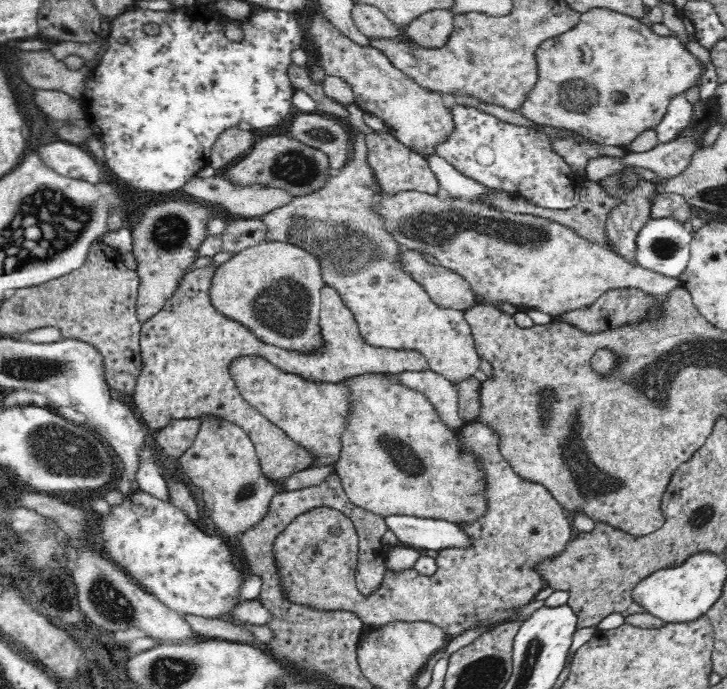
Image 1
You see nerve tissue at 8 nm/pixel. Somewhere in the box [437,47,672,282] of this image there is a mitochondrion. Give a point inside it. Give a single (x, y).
(580, 96)

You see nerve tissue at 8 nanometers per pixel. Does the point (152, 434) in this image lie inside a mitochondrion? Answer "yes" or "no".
no

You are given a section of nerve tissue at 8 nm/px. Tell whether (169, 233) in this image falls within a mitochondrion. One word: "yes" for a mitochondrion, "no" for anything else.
yes

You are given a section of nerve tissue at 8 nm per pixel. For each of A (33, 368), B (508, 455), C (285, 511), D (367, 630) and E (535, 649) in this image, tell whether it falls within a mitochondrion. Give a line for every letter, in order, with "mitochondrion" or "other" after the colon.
A: mitochondrion
B: other
C: other
D: other
E: mitochondrion

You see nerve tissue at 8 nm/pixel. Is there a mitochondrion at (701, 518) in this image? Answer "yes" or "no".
yes

